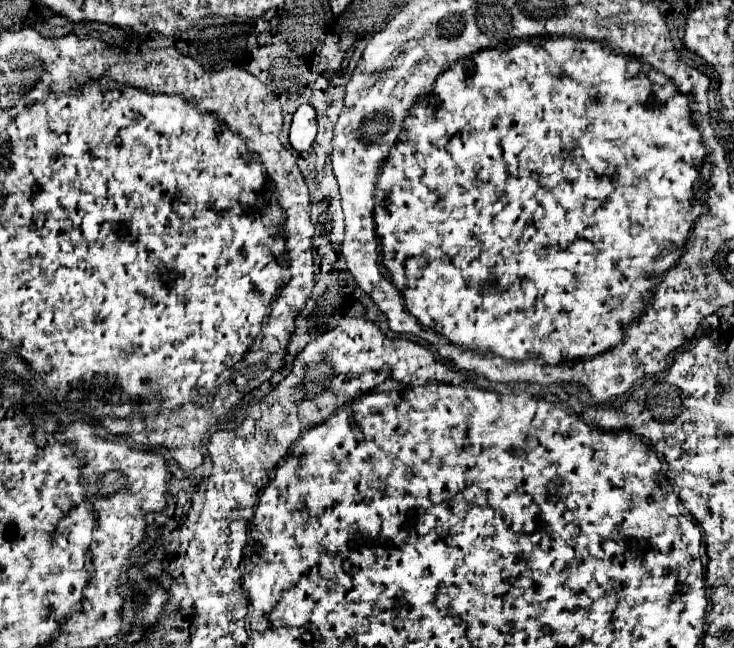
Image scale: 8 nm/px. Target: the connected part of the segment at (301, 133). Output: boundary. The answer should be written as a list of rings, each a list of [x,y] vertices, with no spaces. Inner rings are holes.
[[[302,104],[292,120],[290,144],[294,150],[304,152],[310,150],[314,138],[316,138],[316,110],[310,104]]]

